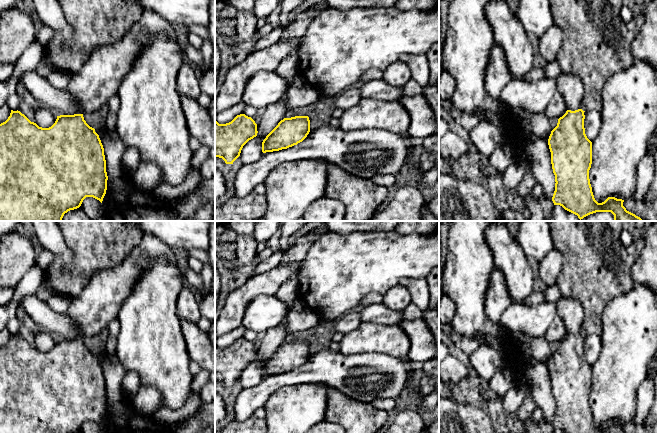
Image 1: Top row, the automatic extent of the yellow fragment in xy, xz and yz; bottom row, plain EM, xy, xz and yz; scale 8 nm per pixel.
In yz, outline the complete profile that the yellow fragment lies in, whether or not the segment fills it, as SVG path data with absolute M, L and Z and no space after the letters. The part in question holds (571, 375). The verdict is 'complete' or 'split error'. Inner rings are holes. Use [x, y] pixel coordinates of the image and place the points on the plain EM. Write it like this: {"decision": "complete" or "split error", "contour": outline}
{"decision": "split error", "contour": "M561 296L557 314L563 319L567 335L551 355L548 369L555 399L554 429L564 433L626 433L624 424L608 421L598 427L589 403L592 388L592 366L584 352L585 339L581 332L584 311L581 303Z"}

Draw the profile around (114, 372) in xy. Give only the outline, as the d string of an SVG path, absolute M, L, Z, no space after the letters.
M105 345L95 352L95 356L99 359L104 372L106 396L109 406L116 411L120 411L123 408L121 384L128 371L116 355L113 357L108 356Z

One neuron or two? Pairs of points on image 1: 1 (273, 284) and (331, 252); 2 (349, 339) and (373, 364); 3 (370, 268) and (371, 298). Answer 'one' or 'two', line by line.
1: two
2: two
3: two

